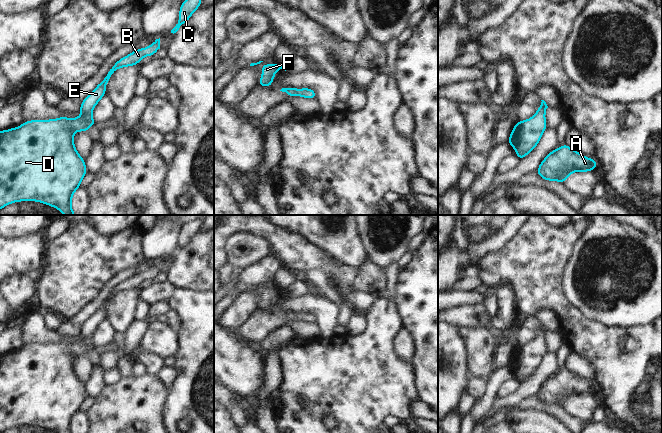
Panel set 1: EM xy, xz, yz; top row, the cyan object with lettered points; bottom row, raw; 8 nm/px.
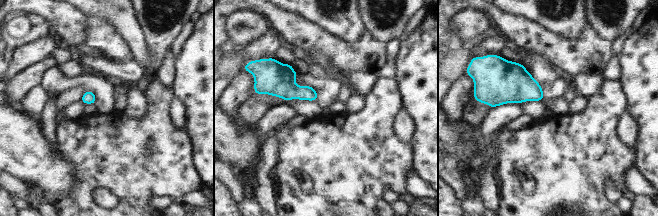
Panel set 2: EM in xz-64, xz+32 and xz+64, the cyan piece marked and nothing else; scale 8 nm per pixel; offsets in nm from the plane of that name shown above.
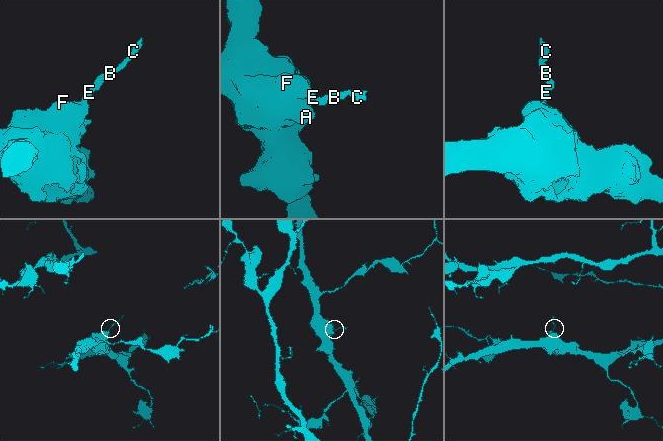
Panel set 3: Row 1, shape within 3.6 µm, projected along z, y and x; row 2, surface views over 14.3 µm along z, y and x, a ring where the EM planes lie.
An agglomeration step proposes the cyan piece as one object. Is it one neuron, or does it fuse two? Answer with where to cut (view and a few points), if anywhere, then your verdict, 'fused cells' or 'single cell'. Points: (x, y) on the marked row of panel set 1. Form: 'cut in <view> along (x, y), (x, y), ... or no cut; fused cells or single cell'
no cut; single cell

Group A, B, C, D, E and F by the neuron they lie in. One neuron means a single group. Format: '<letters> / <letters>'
A B C D E F

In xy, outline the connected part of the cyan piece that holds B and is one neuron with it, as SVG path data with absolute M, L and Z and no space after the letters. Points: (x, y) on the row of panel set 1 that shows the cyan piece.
M160 38L148 47L134 50L119 59L104 80L81 102L79 117L68 119L63 115L56 119L30 120L16 128L0 131L0 209L28 200L52 206L64 215L75 215L71 206L72 197L88 171L85 159L75 148L74 134L88 132L88 128L95 125L92 112L106 94L106 85L112 74L119 68L139 64L141 59L153 56L159 49Z

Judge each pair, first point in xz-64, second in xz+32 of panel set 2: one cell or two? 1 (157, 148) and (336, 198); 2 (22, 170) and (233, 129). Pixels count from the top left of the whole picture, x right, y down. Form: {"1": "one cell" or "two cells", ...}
{"1": "one cell", "2": "one cell"}

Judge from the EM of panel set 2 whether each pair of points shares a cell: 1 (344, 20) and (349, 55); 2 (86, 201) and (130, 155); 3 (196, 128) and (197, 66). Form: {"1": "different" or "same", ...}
{"1": "different", "2": "same", "3": "same"}

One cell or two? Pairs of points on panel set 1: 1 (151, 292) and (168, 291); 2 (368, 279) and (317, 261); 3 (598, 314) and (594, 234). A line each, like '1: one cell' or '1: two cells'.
1: one cell
2: one cell
3: one cell

